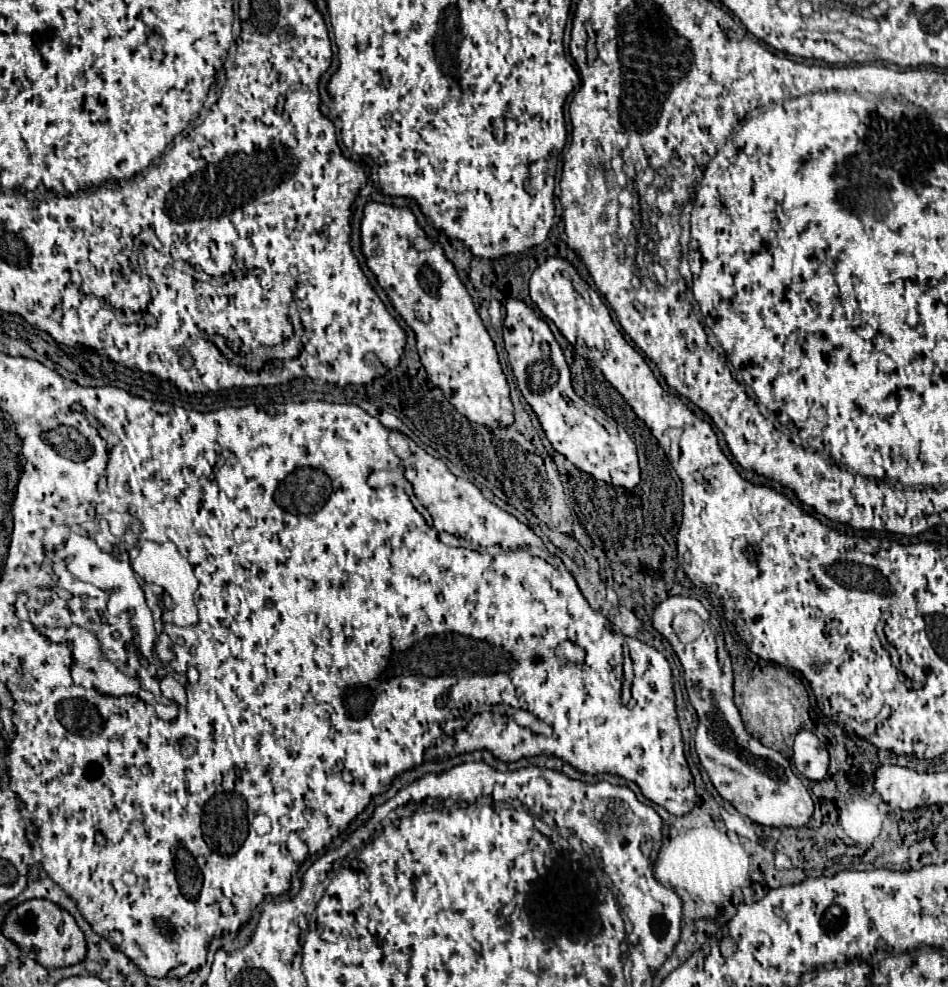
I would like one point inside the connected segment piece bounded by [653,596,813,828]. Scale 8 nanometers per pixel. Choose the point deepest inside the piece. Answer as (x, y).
(758, 781)

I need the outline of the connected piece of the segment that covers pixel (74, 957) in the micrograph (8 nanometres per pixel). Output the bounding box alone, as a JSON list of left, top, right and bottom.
[1,898,87,968]

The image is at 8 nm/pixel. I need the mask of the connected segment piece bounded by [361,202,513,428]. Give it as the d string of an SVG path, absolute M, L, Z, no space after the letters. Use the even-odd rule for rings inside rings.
M377 202L365 204L361 220L361 252L393 308L415 332L417 352L431 382L443 390L443 396L467 420L489 428L509 426L513 422L513 404L507 378L497 360L495 344L453 264L445 258L443 248L435 244L431 250L419 252L413 246L417 236L423 236L423 230L417 226L411 210Z

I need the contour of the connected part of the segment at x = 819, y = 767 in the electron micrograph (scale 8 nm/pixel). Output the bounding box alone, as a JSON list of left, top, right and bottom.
[793,730,829,780]

